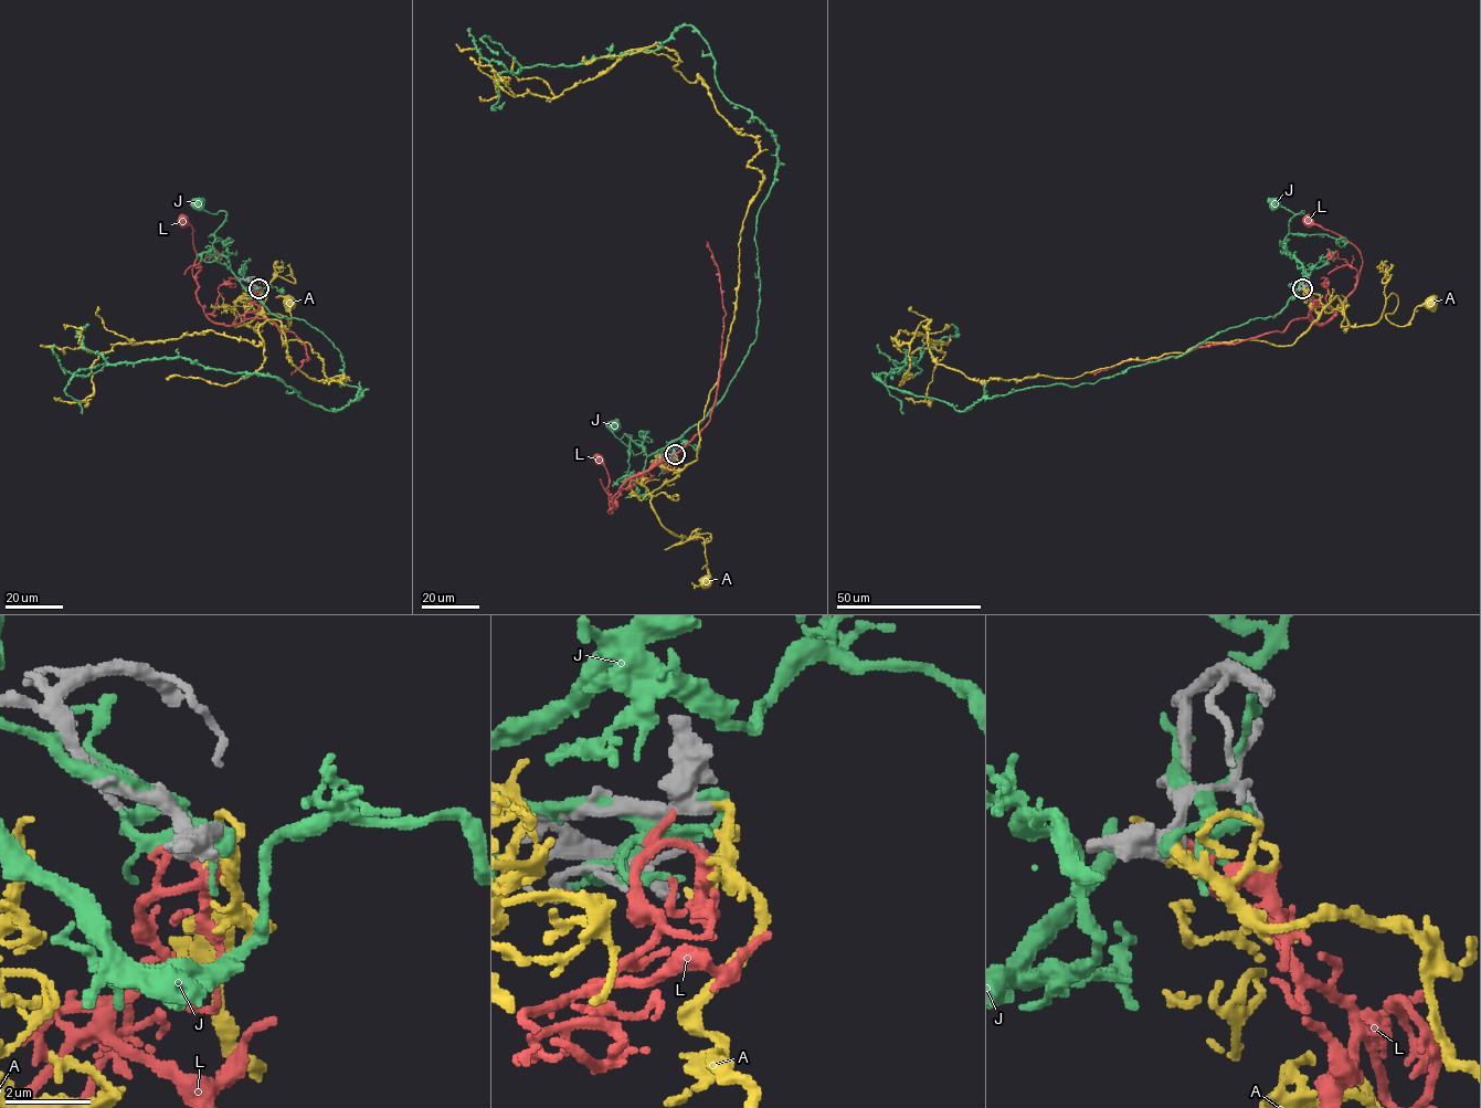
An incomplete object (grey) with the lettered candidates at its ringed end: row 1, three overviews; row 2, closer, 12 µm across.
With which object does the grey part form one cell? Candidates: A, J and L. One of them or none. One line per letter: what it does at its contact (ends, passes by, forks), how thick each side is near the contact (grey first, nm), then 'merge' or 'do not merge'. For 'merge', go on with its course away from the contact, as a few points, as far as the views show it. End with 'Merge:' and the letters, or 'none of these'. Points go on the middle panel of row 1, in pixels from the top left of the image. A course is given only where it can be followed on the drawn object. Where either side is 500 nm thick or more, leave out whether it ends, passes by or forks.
A: 500 nm thick on the grey side, 220 nm on the other; merge; it runs (674, 454), (676, 476), (656, 488), (649, 500), (663, 526), (681, 539), (665, 549), (704, 540), (704, 581)
J: 550 nm thick on the grey side, 300 nm on the other; do not merge
L: it ends there; 480 nm thick on the grey side, 150 nm on the other; do not merge
Merge: A

